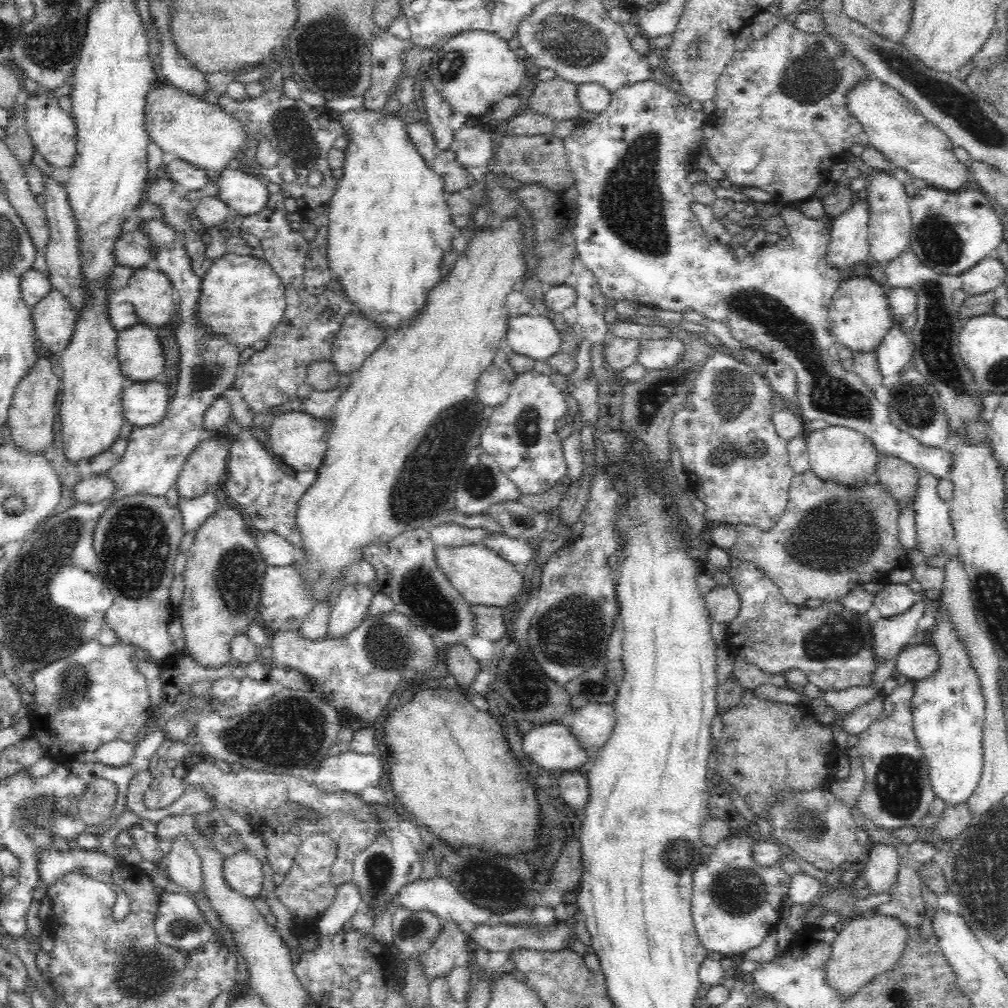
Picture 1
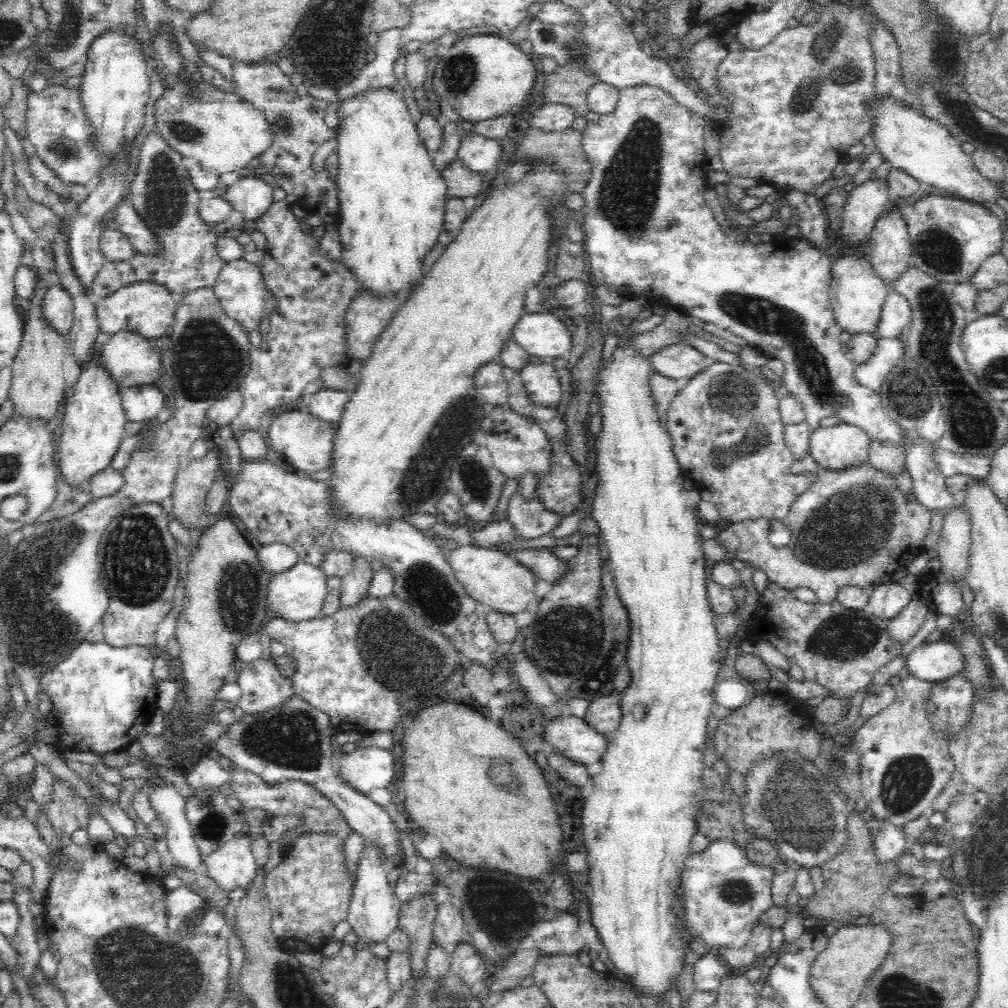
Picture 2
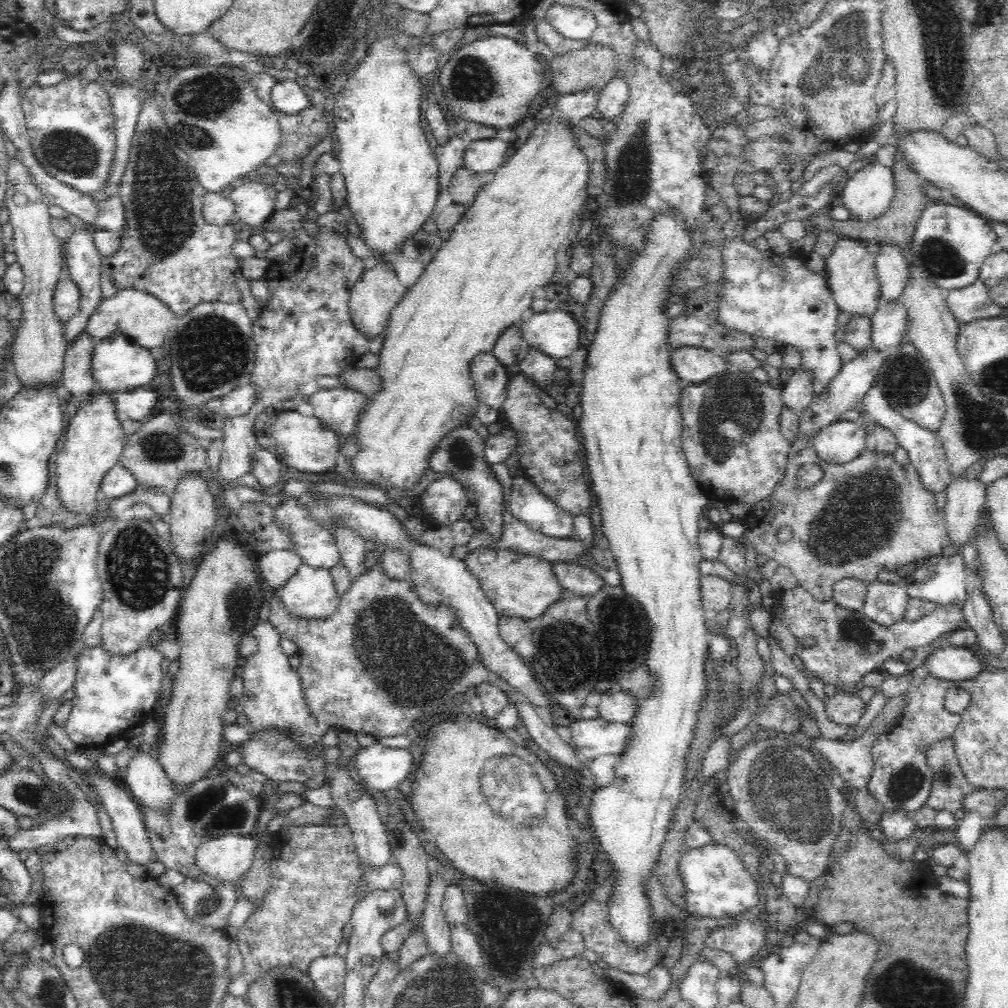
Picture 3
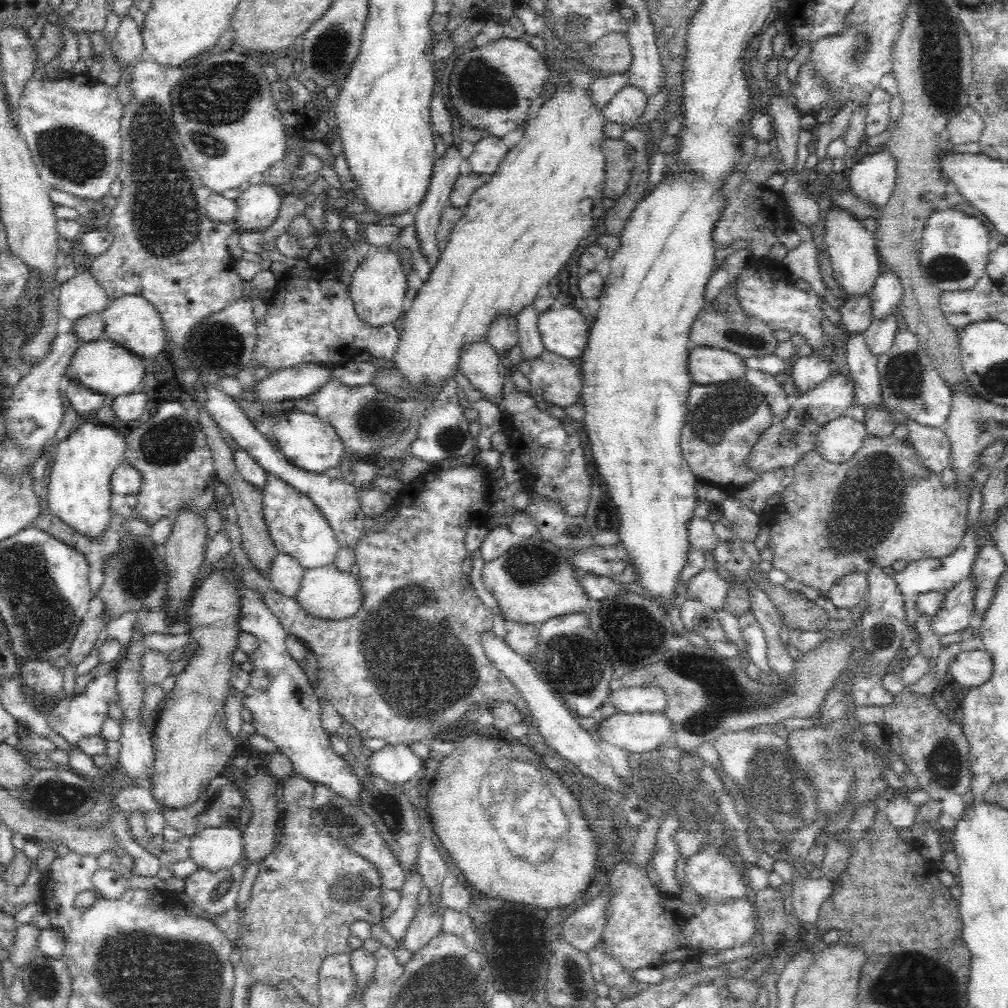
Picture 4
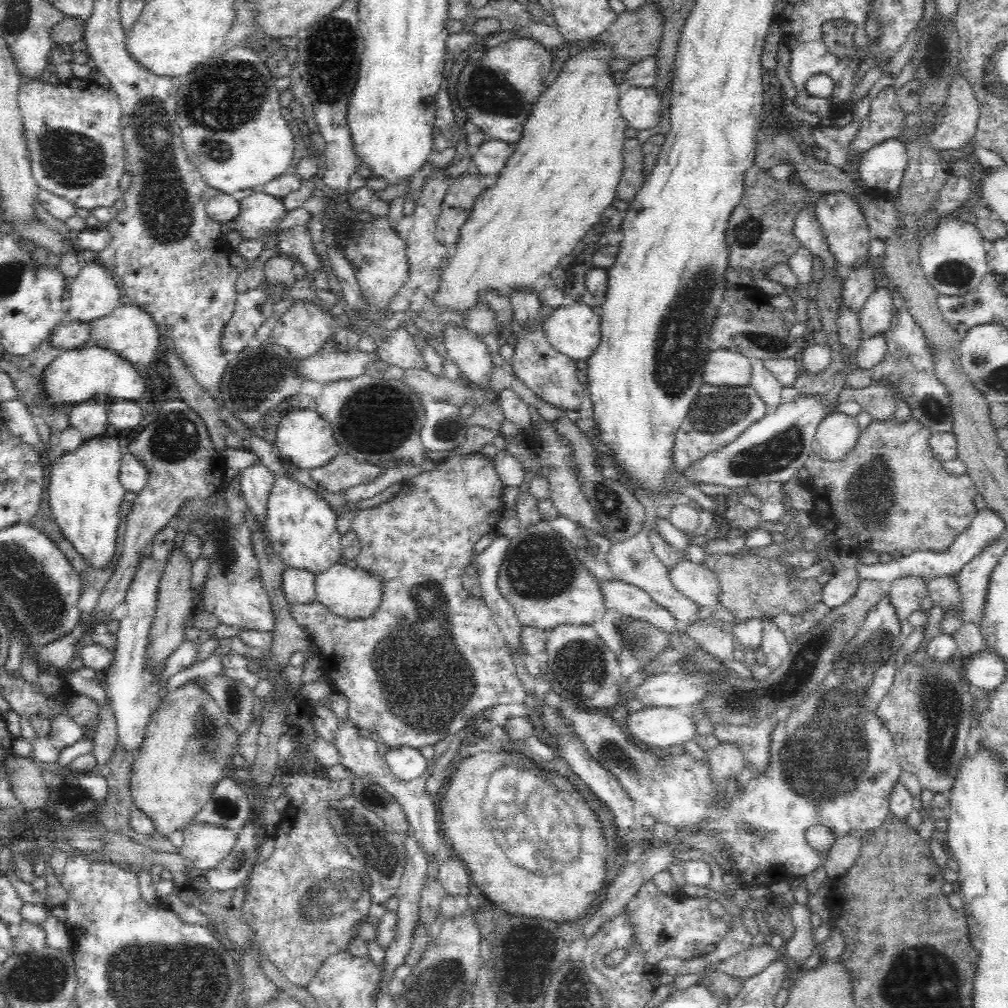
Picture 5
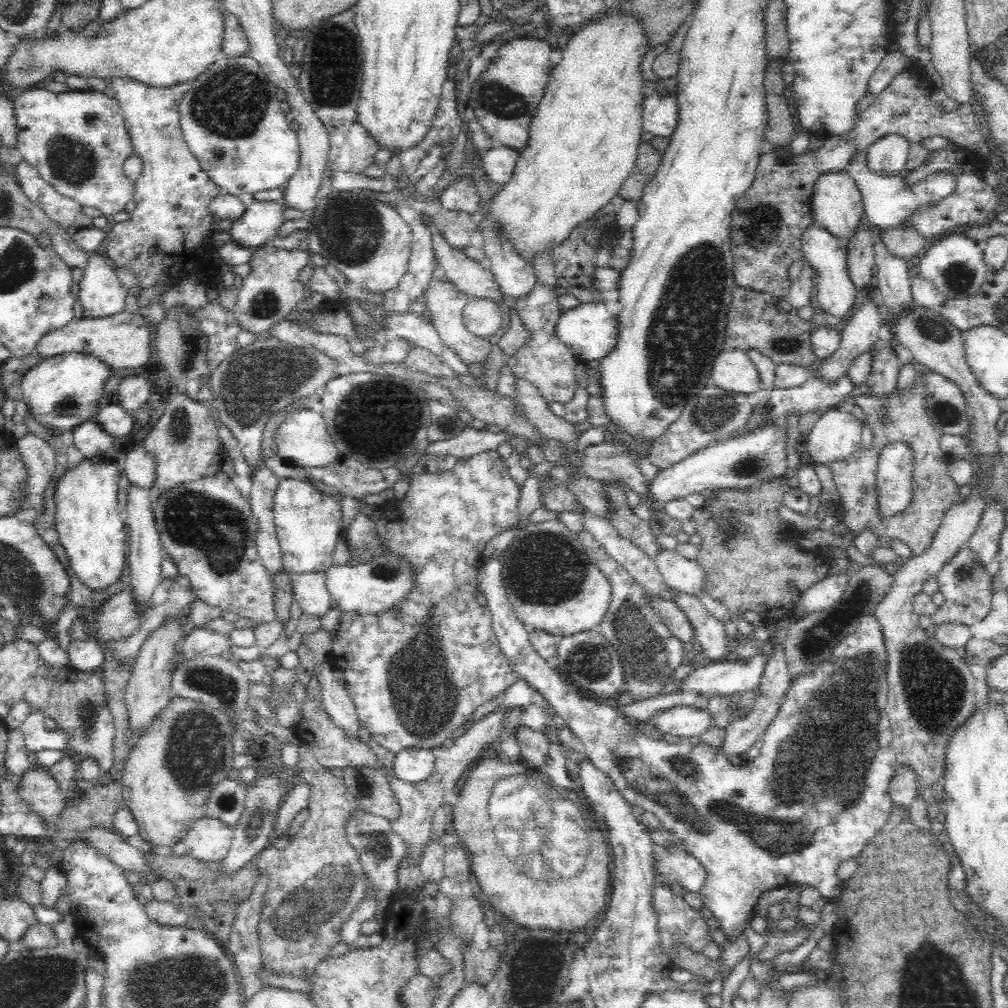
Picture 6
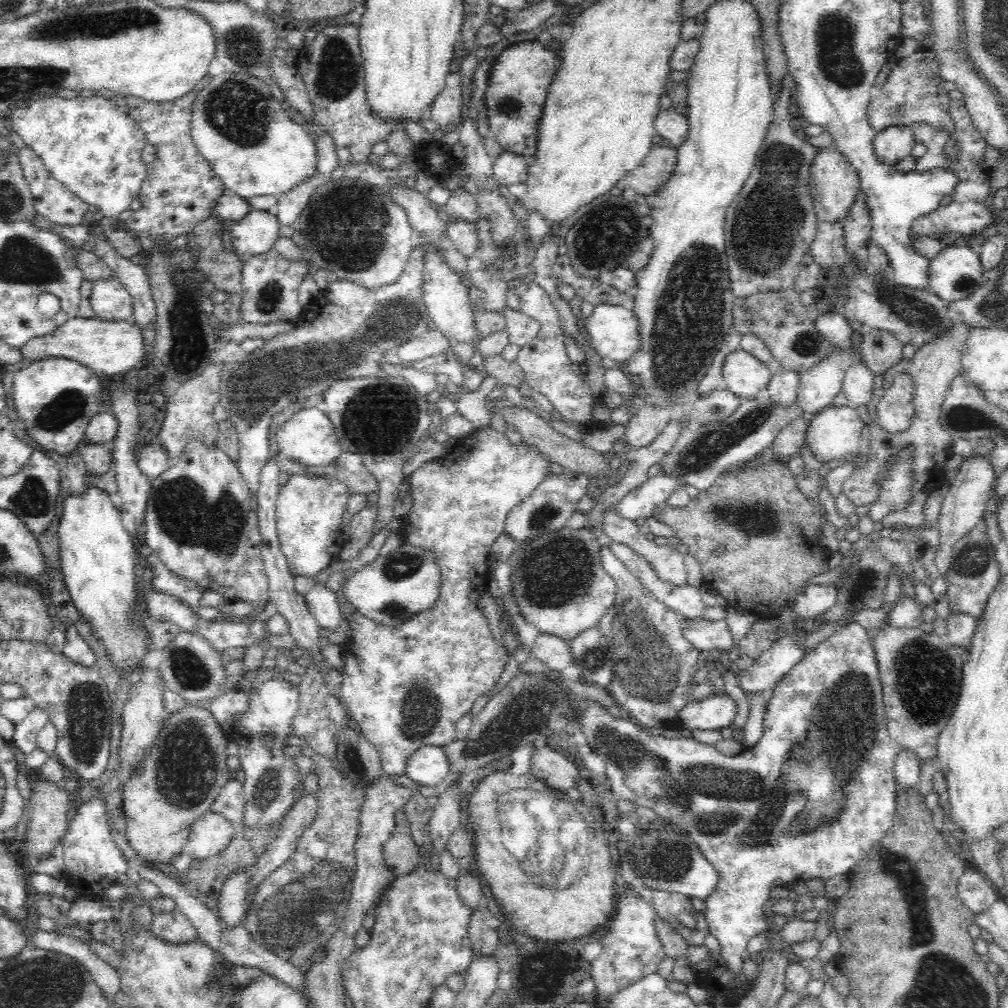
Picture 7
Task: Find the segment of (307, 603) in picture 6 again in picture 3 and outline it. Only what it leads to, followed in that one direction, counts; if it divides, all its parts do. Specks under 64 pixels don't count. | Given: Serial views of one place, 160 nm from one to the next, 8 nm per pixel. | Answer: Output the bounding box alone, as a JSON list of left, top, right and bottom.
[258,549,303,591]

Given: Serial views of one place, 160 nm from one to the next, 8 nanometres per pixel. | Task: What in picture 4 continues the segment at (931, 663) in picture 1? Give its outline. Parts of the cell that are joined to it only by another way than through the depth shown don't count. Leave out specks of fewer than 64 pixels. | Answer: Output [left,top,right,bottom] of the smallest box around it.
[947,648,992,687]

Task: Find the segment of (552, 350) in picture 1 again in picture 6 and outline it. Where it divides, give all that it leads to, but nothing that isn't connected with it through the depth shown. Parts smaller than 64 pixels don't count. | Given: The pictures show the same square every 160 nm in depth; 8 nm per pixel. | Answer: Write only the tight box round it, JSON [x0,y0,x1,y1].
[556,302,620,362]

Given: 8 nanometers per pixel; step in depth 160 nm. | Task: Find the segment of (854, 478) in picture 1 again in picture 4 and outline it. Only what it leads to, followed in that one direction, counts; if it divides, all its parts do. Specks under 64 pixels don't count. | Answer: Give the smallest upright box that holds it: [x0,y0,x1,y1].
[815,414,867,462]

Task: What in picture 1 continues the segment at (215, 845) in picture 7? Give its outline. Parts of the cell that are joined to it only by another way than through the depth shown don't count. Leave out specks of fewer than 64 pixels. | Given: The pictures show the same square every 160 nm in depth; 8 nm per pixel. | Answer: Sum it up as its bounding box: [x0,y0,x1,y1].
[224,850,264,903]

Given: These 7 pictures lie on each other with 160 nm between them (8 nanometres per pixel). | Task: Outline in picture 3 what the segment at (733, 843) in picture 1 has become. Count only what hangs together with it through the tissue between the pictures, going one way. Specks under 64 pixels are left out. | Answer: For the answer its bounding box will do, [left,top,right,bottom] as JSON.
[679,842,763,920]

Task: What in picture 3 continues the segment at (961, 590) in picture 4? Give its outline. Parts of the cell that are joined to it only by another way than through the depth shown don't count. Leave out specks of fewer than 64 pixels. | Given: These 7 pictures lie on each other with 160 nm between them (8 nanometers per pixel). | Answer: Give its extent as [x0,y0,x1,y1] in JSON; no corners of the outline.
[778,588,962,692]

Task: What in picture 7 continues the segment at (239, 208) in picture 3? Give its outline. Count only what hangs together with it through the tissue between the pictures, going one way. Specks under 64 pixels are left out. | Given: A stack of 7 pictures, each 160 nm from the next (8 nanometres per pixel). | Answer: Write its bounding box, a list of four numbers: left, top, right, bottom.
[231,210,281,259]

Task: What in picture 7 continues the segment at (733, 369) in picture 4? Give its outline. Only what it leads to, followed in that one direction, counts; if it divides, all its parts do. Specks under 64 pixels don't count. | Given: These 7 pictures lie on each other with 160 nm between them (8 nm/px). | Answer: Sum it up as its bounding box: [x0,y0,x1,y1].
[722,348,772,398]

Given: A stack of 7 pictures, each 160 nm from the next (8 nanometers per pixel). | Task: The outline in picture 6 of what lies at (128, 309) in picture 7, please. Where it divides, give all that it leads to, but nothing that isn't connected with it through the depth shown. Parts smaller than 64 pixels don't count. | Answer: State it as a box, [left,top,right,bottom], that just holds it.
[75,251,126,319]

